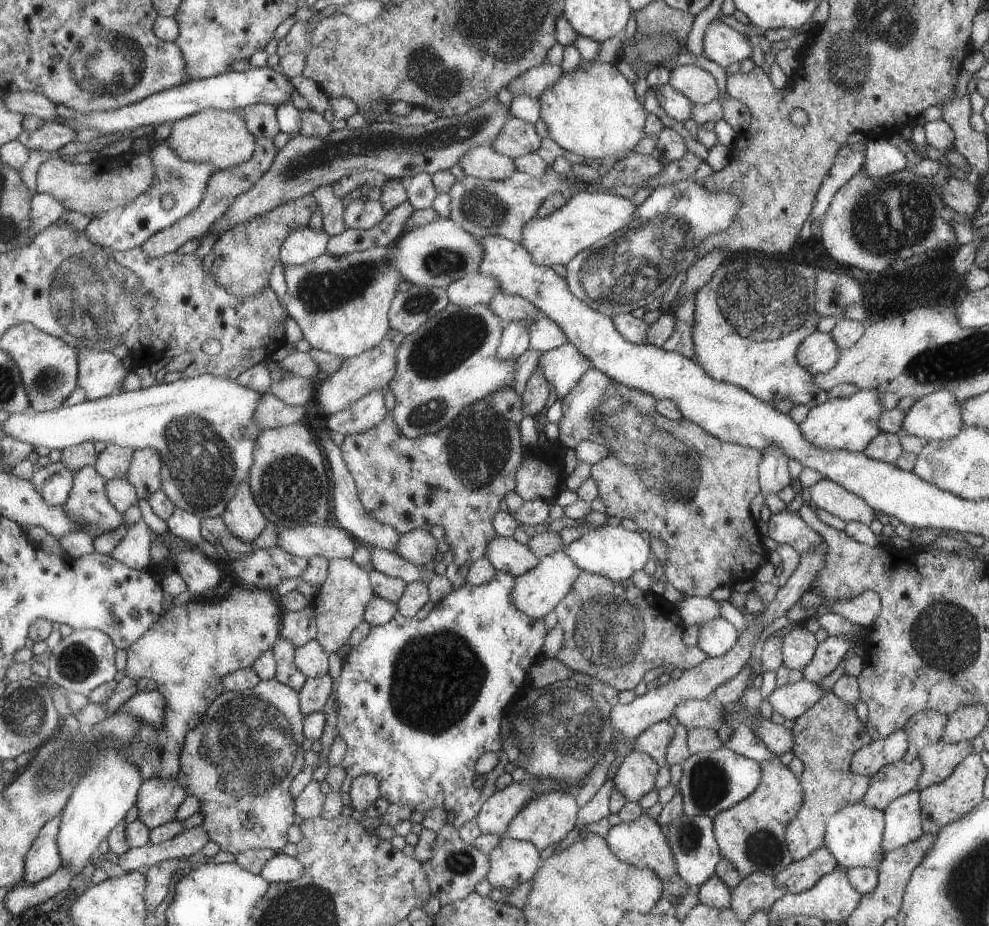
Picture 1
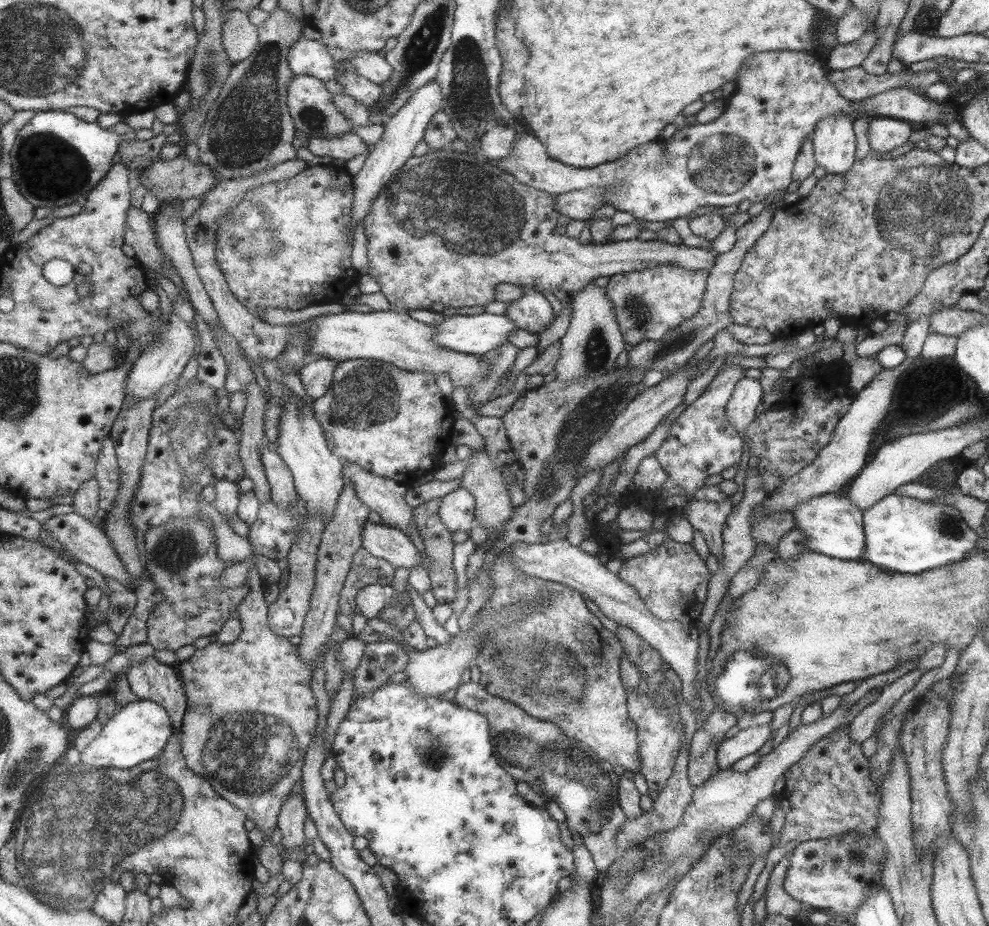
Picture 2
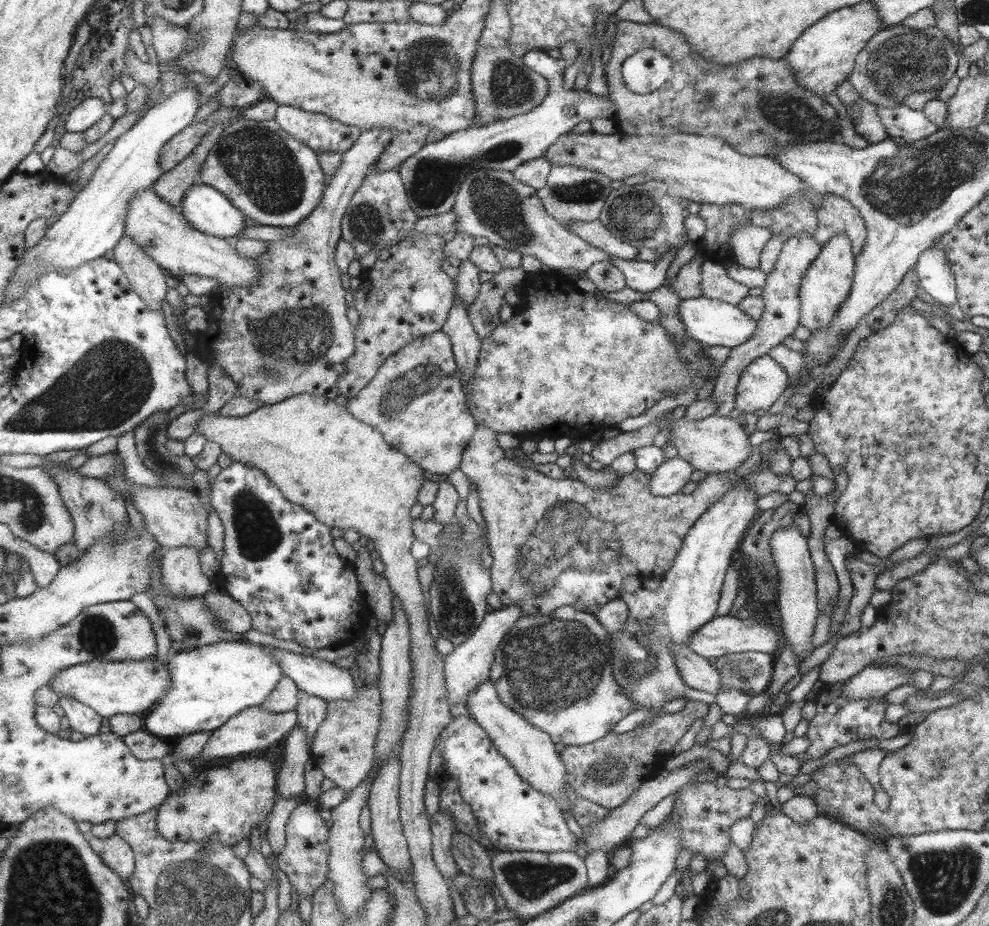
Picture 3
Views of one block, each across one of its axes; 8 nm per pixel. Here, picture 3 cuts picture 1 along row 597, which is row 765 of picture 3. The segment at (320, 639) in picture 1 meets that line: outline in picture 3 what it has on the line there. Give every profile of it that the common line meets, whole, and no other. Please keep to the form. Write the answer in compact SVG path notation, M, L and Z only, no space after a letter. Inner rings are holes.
M377 681L372 686L361 686L351 700L327 700L327 712L315 730L308 747L315 767L343 791L351 791L369 772L373 764L373 742L381 718L381 695Z

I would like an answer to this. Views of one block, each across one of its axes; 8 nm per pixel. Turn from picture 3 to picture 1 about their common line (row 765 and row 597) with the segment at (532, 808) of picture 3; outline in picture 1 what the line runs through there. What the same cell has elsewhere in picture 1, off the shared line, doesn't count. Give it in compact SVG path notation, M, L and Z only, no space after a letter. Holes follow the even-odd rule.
M496 571L495 576L491 580L487 580L482 585L472 585L464 583L457 590L451 591L441 600L434 603L434 607L422 620L416 617L405 617L399 613L393 614L389 622L385 624L370 627L368 633L363 640L351 647L349 653L343 657L342 667L339 676L336 677L335 689L335 728L337 735L343 738L345 746L345 754L341 758L341 766L344 772L350 778L355 778L360 774L372 774L375 780L379 782L380 796L387 804L399 804L399 806L407 806L412 812L426 812L427 810L437 807L446 813L451 812L457 822L467 822L474 819L480 812L481 805L492 796L499 788L498 778L504 773L503 766L507 764L508 759L503 751L503 736L500 732L501 718L503 718L503 708L509 704L509 700L513 698L513 694L521 688L523 678L527 668L531 668L531 664L535 664L537 654L541 654L541 644L543 644L543 636L545 626L543 626L542 618L529 618L525 616L521 610L517 610L517 606L513 606L512 591L515 584L515 577L511 574ZM483 752L493 752L500 758L497 760L496 766L483 775L485 782L489 782L489 790L487 786L475 790L473 788L473 778L475 778L475 770L473 766L475 761Z

